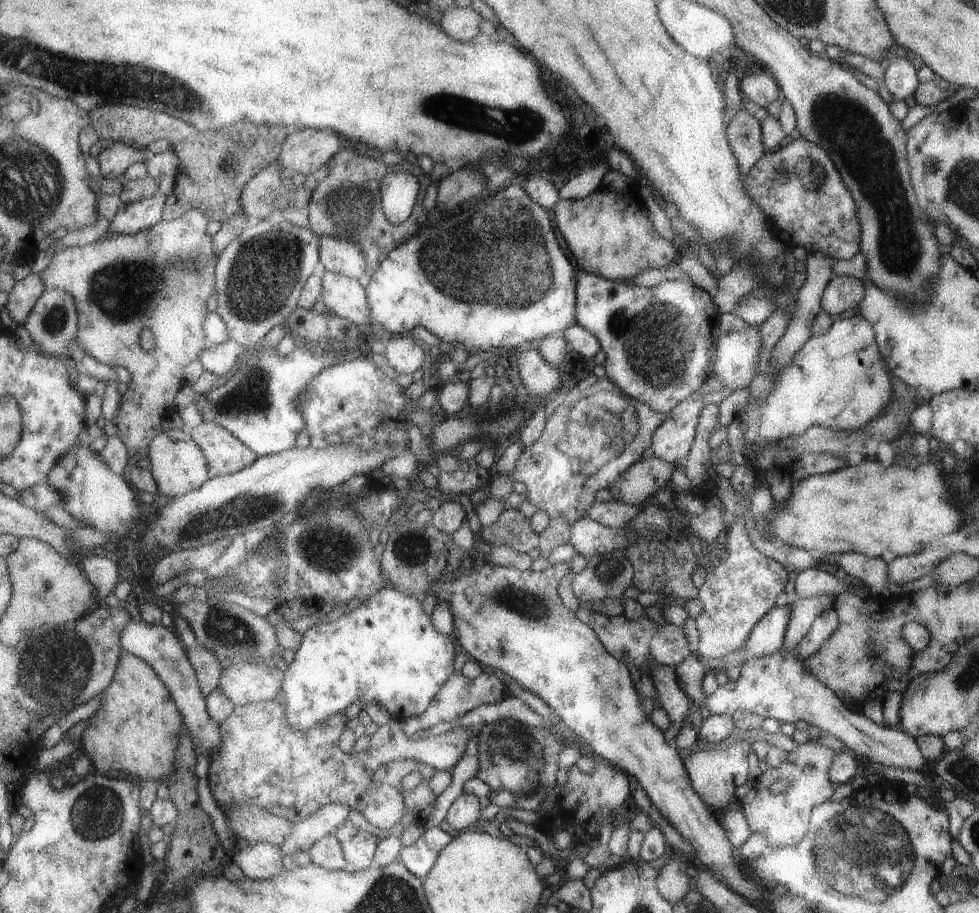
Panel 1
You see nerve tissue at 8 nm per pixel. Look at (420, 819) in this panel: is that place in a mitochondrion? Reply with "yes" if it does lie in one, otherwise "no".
no

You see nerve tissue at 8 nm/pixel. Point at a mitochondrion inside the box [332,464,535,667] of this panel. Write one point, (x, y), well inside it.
(412, 548)

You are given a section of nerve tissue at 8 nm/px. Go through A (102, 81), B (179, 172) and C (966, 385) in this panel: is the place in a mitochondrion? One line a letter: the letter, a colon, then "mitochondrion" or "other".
A: mitochondrion
B: other
C: other

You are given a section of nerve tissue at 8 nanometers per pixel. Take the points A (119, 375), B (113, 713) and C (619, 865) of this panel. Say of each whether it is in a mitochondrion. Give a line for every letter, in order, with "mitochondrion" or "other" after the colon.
A: other
B: other
C: other

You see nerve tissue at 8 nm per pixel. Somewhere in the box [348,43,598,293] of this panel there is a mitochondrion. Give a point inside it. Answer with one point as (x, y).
(460, 111)

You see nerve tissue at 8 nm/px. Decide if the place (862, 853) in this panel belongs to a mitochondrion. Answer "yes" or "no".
yes

